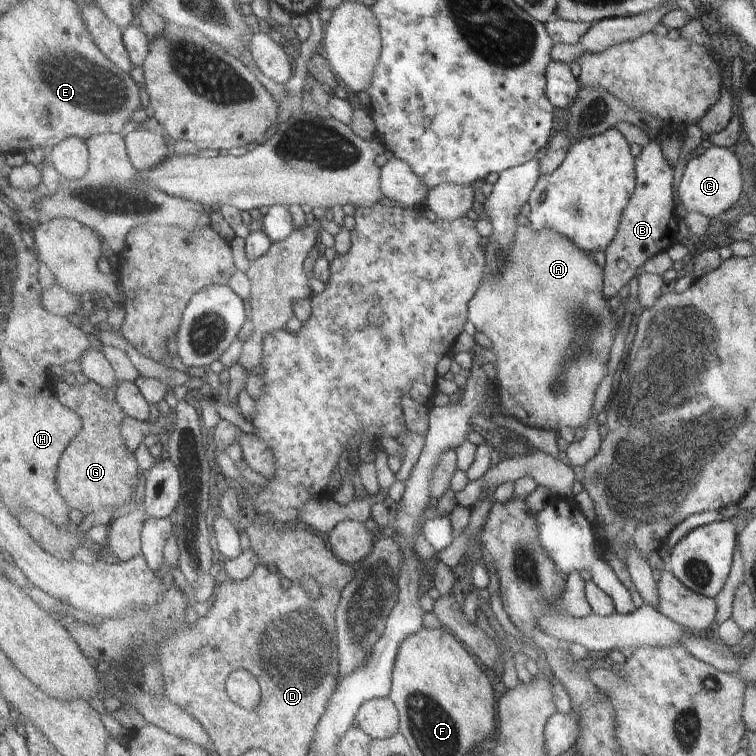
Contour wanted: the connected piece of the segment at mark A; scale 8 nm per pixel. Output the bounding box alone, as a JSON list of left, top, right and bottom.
[469,224,619,431]

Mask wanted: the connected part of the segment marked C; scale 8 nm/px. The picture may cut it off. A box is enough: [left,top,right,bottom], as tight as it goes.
[676,146,741,219]

